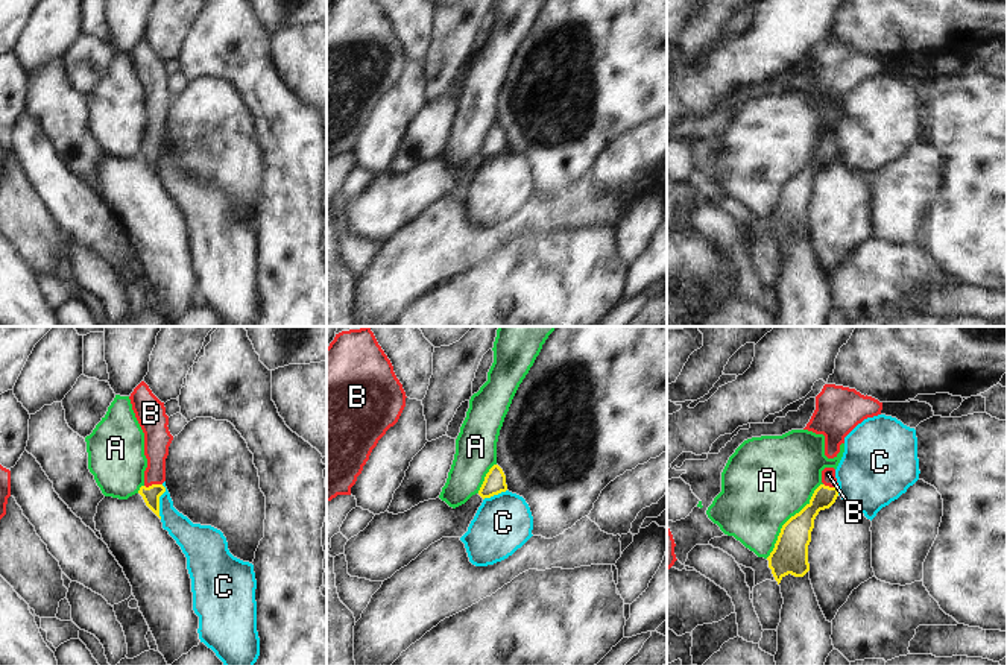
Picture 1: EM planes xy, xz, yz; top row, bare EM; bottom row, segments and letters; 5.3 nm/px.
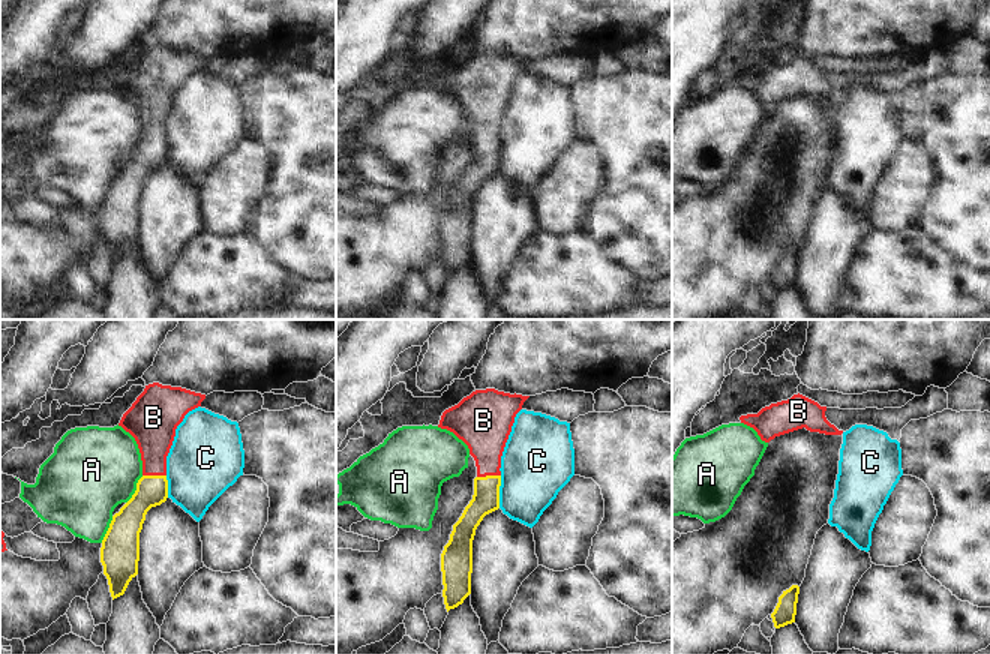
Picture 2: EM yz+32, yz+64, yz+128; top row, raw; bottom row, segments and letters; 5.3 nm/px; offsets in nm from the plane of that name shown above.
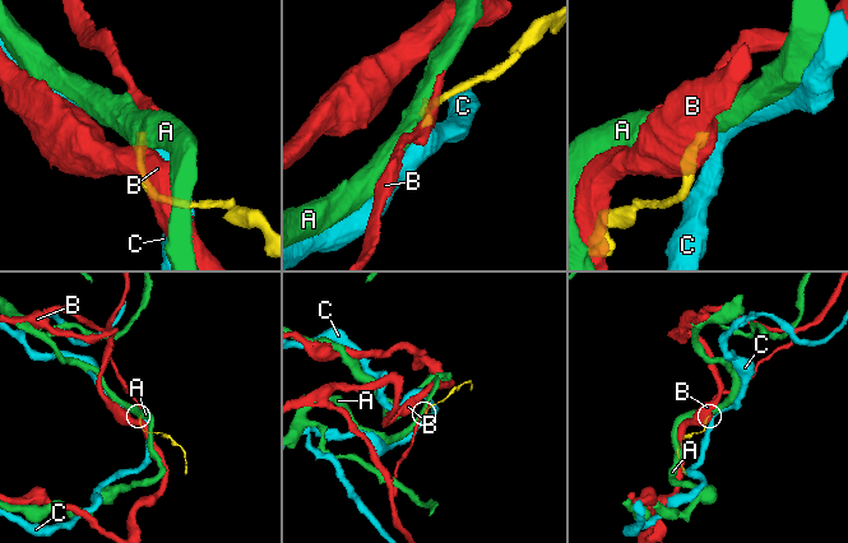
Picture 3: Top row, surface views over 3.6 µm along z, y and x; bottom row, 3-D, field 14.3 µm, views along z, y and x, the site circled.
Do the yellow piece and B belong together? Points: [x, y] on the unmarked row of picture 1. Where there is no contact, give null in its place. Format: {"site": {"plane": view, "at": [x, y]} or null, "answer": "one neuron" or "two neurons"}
{"site": {"plane": "xy", "at": [152, 144]}, "answer": "one neuron"}

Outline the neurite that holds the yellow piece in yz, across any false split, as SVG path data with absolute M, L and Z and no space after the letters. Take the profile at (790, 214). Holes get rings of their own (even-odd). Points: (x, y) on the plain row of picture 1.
M834 128L822 131L822 144L814 150L810 162L781 188L773 211L767 217L769 228L778 244L791 234L803 237L810 231L808 205L814 179L820 170L829 169L838 156L838 143Z

